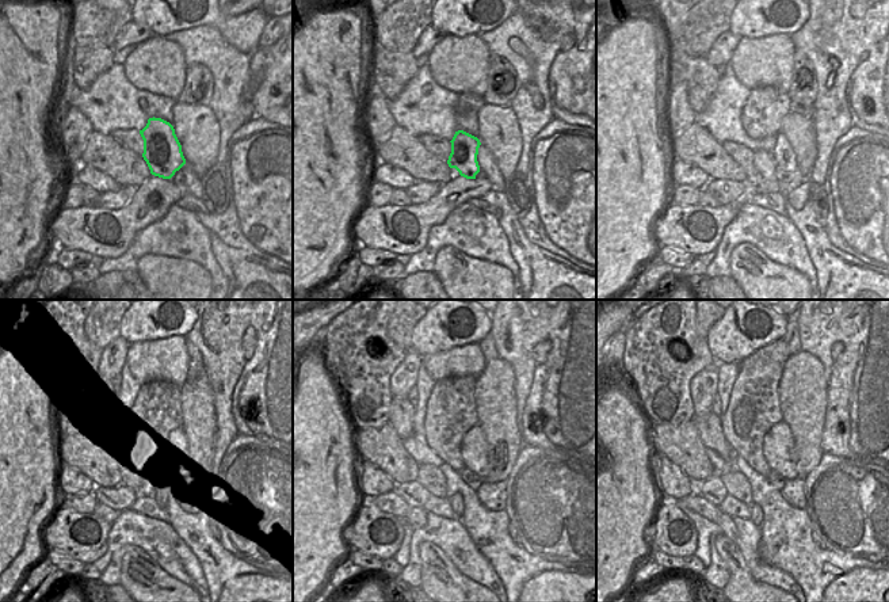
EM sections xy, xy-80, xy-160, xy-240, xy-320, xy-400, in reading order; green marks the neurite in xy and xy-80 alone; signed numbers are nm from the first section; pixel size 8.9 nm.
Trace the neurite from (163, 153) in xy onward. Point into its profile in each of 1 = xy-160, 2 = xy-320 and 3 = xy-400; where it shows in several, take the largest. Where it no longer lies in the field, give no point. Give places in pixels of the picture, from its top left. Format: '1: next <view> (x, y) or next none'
1: next xy-160 (765, 164)
2: next xy-320 (456, 500)
3: next xy-400 (756, 511)

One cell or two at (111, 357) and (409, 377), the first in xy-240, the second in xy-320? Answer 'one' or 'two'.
one

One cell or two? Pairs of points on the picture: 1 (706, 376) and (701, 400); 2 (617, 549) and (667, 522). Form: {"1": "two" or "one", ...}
{"1": "one", "2": "two"}

